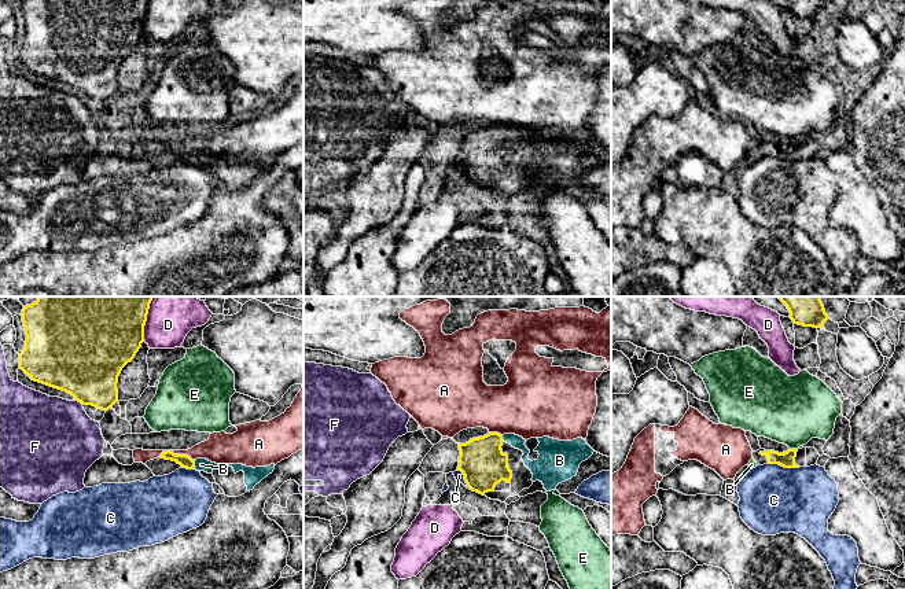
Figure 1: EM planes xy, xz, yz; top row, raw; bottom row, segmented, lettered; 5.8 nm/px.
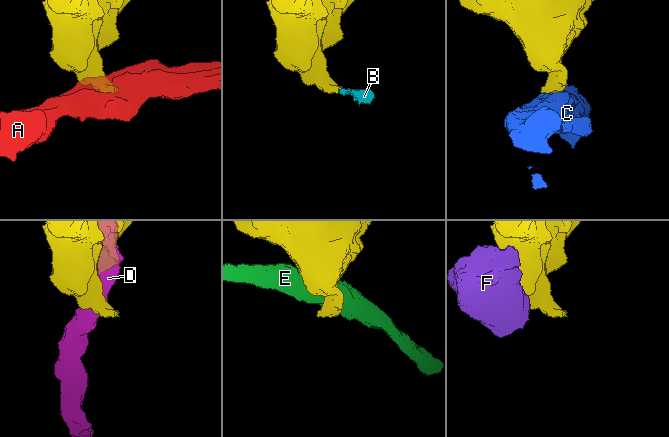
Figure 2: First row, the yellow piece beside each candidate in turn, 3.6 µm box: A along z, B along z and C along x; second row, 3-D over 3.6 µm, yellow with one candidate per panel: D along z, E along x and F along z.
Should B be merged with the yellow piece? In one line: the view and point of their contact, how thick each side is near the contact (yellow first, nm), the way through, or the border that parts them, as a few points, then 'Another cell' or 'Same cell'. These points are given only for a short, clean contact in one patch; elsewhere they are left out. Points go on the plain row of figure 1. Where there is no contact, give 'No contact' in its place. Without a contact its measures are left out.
Touches yellow at xy (194, 157). Thickness 80 nm (yellow) against 80 nm. Path across: xy (186, 154), (194, 157), (201, 157). Same cell

